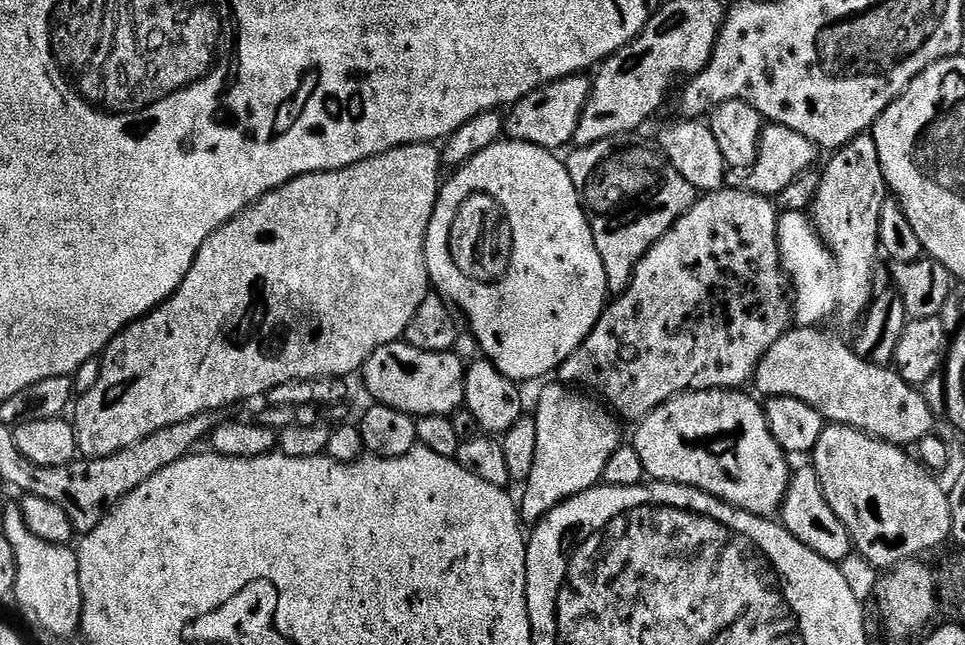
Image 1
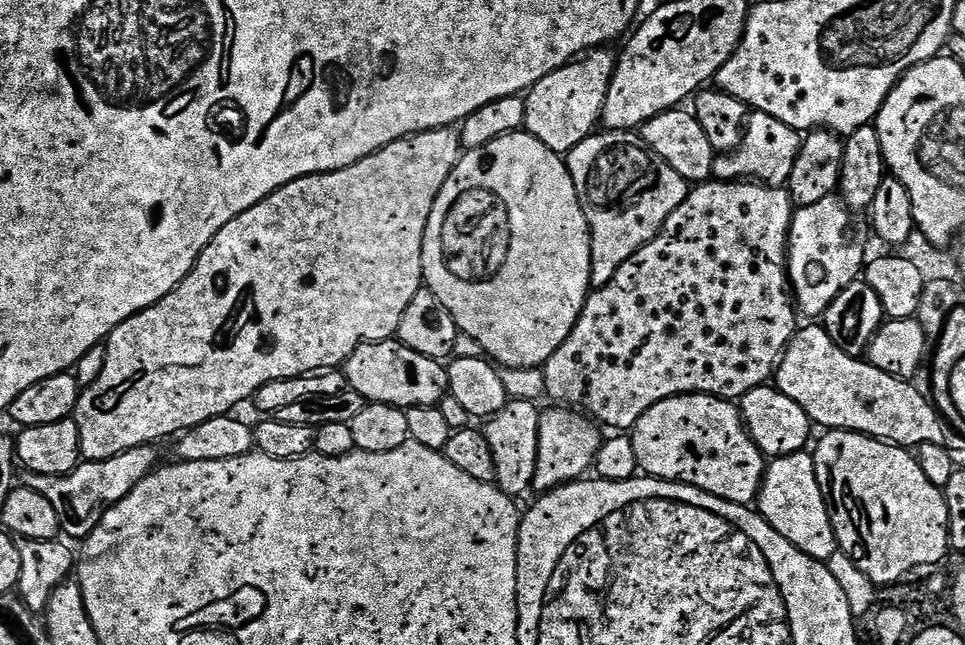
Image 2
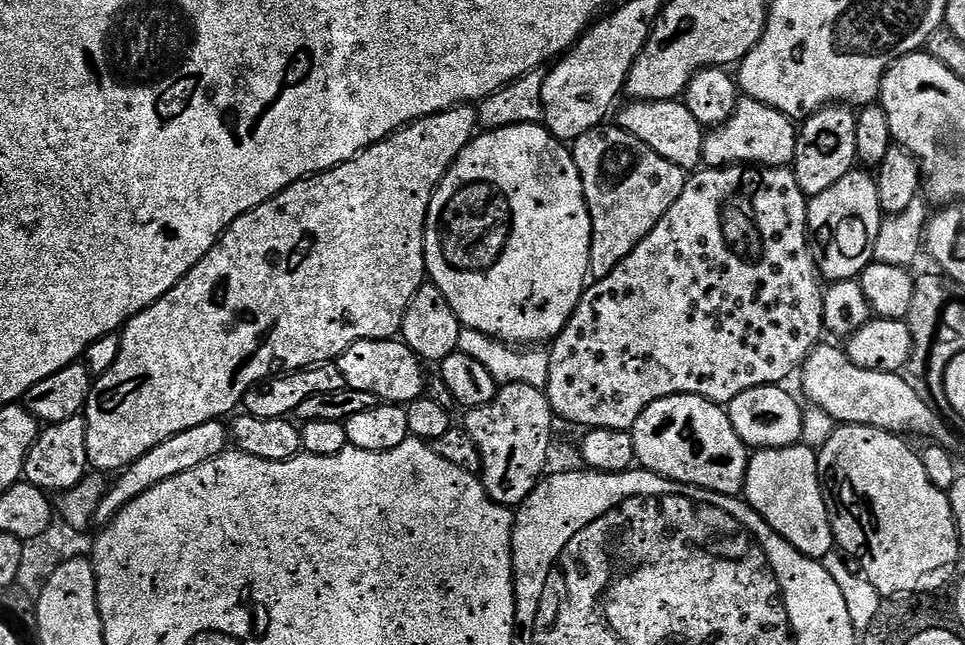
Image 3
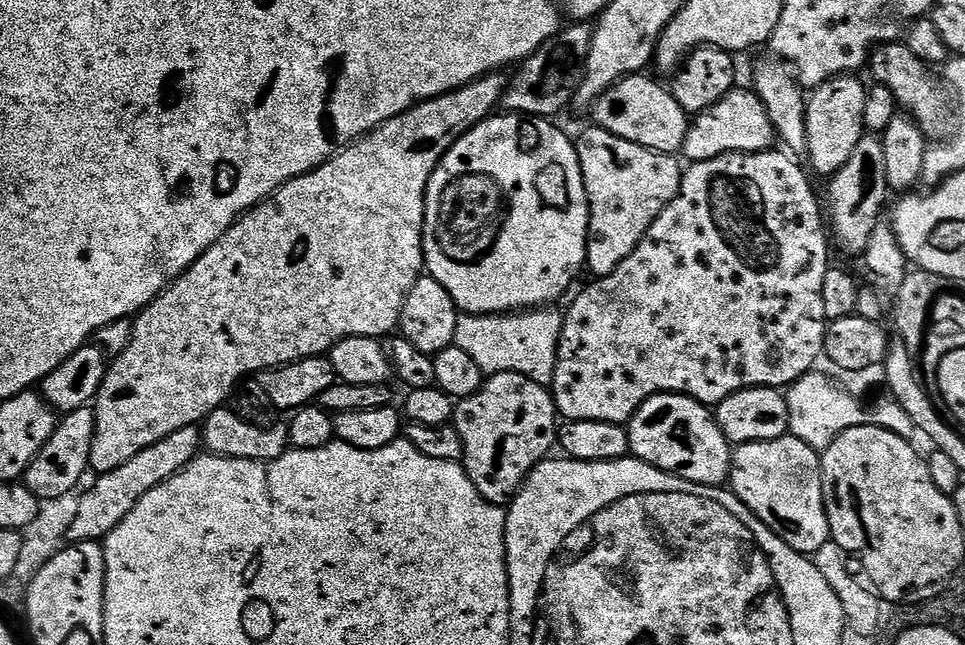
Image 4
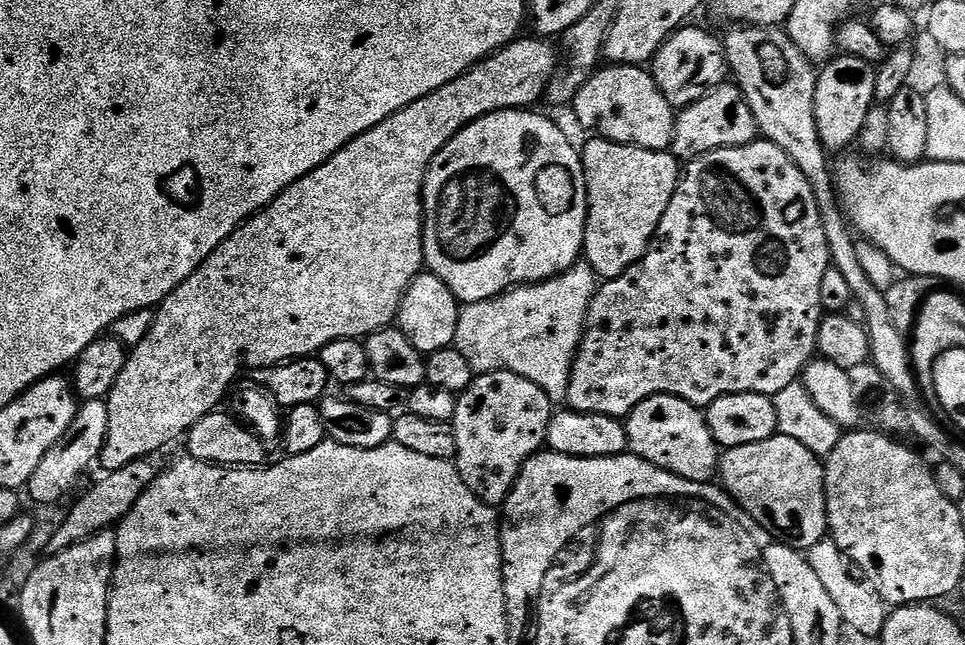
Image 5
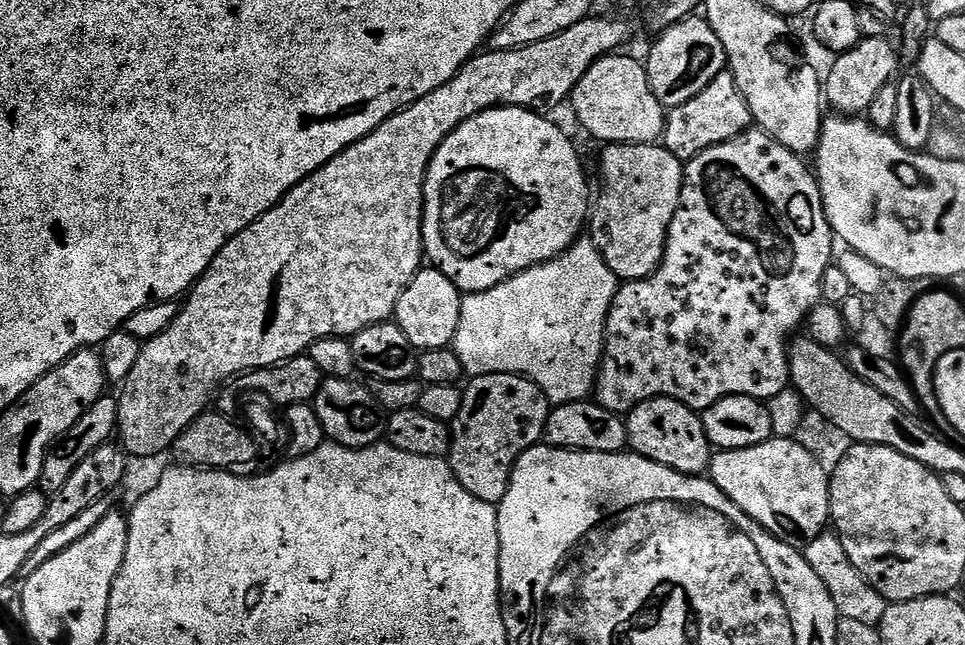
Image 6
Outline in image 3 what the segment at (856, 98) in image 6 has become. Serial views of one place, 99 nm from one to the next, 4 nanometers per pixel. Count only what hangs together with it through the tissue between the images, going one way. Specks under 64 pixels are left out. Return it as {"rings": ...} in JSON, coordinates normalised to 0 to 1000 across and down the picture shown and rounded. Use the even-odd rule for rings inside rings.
{"rings":[[[860,161],[828,194],[825,242],[819,259],[834,304],[840,307],[852,301],[852,295],[860,295],[868,276],[877,276],[877,270],[888,259],[887,183],[888,175],[882,166]]]}

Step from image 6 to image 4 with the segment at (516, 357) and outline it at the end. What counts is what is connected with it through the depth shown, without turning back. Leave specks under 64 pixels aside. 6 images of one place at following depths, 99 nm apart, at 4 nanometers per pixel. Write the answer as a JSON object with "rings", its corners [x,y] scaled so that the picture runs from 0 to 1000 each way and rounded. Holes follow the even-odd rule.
{"rings":[[[551,481],[546,487],[506,487],[501,493],[478,495],[473,510],[473,533],[495,561],[495,567],[514,583],[520,574],[541,580],[553,592],[571,597],[576,574],[576,550],[584,493],[578,482]]]}

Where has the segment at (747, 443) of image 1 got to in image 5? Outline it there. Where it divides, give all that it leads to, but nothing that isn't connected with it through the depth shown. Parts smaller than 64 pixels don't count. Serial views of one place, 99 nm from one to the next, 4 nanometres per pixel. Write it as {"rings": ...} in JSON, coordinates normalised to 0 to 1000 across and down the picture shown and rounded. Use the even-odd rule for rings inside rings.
{"rings":[[[675,614],[649,647],[649,662],[654,705],[719,747],[733,750],[743,736],[748,701],[736,673],[733,643],[720,626],[702,614]]]}

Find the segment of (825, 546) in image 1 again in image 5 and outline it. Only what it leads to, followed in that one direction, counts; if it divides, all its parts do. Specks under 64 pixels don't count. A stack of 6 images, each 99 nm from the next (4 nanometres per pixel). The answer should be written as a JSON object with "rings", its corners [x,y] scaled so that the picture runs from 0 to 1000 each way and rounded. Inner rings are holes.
{"rings":[[[805,673],[794,685],[753,696],[746,709],[744,738],[748,753],[763,774],[764,781],[768,781],[773,797],[777,797],[777,803],[784,806],[796,825],[801,825],[811,843],[836,853],[855,836],[858,825],[858,792],[854,771],[854,721],[851,709],[845,707],[830,685]]]}

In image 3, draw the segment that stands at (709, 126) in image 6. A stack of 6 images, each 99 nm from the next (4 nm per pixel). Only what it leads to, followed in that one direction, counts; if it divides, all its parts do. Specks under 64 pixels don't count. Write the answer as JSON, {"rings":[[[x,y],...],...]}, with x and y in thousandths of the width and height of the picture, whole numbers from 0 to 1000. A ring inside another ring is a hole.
{"rings":[[[764,153],[761,177],[752,191],[739,198],[730,212],[727,254],[730,260],[787,257],[815,260],[825,242],[827,198],[820,180],[810,177],[784,155]]]}

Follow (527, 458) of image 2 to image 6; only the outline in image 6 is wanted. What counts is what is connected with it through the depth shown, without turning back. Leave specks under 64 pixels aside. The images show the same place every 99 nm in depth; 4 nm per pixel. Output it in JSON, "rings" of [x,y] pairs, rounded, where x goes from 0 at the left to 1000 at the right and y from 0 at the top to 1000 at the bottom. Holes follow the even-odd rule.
{"rings":[[[517,575],[484,592],[479,636],[475,636],[475,648],[466,659],[468,690],[462,712],[475,747],[479,747],[491,772],[517,784],[537,710],[563,684],[570,628],[560,600],[544,583]]]}

